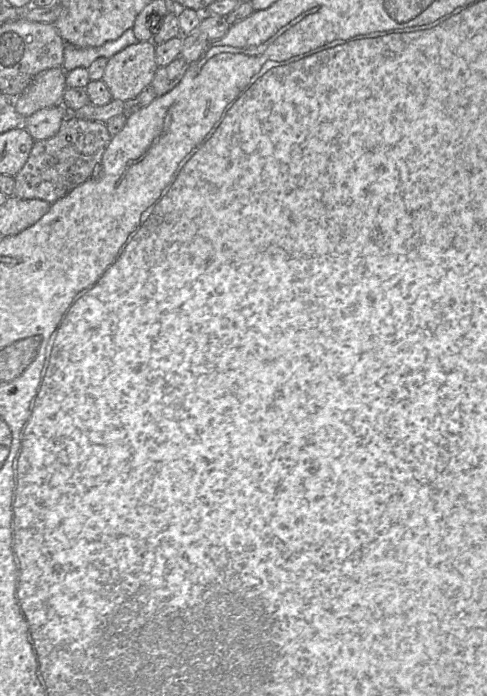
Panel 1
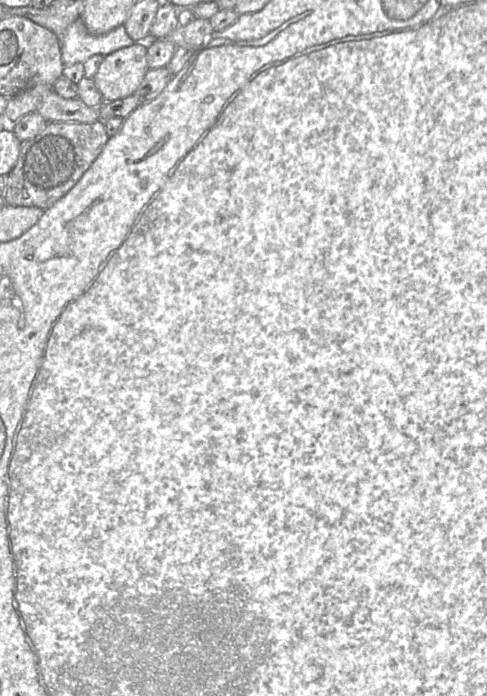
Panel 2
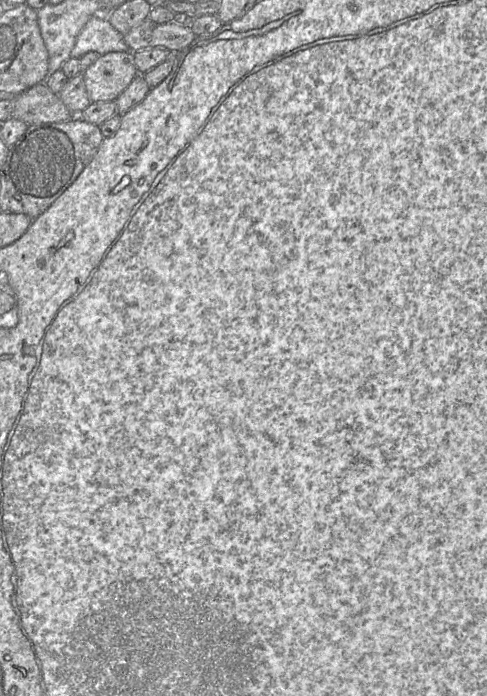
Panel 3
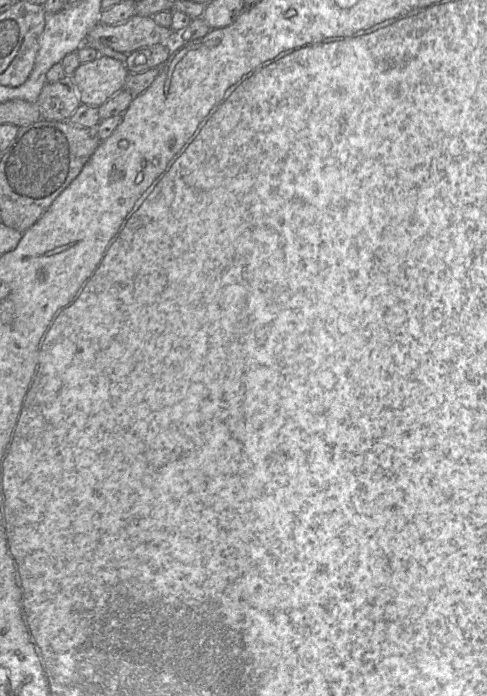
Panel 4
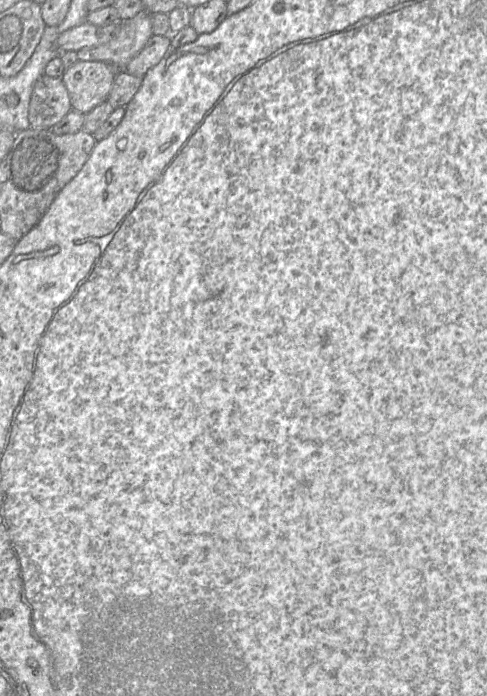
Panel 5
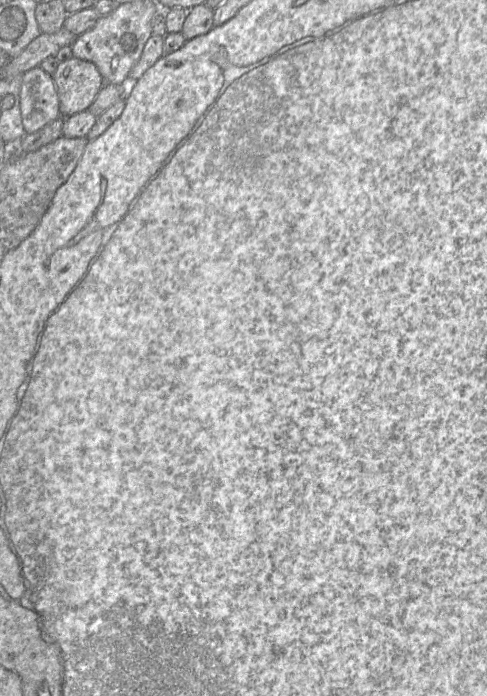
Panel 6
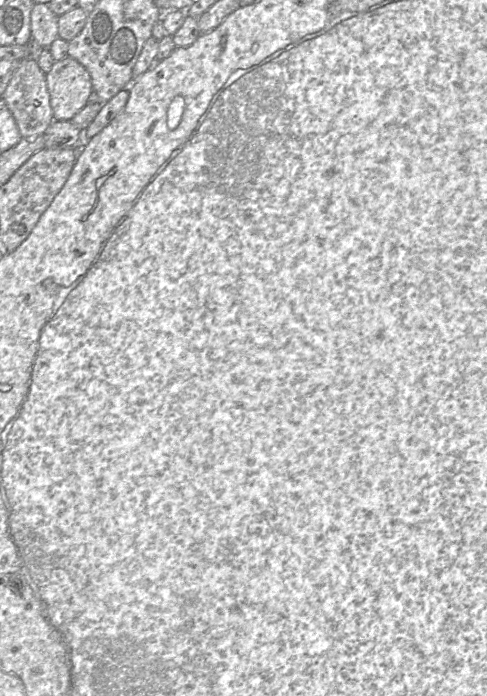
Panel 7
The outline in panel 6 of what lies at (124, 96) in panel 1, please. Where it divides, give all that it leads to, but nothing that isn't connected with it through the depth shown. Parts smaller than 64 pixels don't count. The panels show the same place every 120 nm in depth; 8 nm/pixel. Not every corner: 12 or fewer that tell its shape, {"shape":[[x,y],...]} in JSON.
{"shape":[[74,56],[51,76],[64,118],[89,109],[105,84]]}

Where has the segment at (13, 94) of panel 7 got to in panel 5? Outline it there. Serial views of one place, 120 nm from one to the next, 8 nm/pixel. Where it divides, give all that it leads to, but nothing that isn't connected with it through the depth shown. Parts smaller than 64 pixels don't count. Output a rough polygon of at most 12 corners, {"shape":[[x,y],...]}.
{"shape":[[41,75],[29,104],[33,129],[50,129],[72,109],[59,77]]}

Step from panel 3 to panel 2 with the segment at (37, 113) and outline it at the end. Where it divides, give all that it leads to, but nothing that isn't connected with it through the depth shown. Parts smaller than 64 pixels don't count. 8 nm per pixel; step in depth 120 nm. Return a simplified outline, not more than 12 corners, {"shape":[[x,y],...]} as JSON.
{"shape":[[54,90],[37,112],[48,122],[93,123],[97,107]]}

